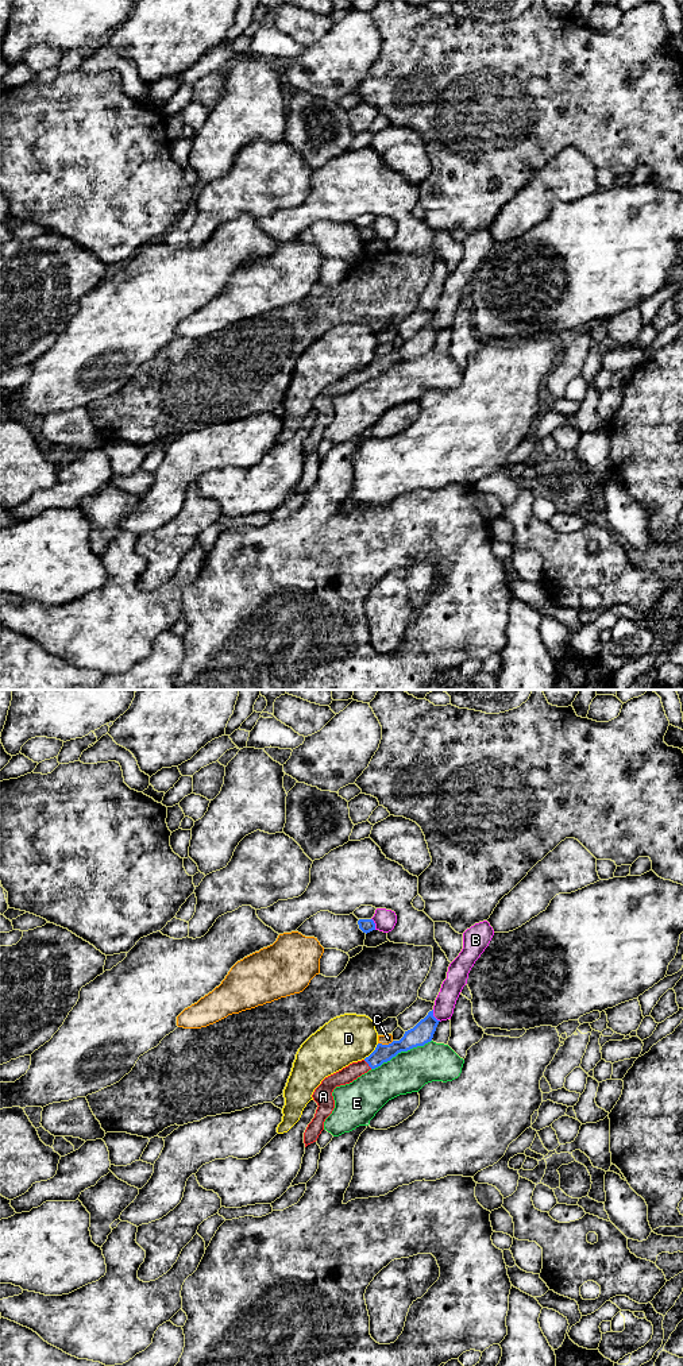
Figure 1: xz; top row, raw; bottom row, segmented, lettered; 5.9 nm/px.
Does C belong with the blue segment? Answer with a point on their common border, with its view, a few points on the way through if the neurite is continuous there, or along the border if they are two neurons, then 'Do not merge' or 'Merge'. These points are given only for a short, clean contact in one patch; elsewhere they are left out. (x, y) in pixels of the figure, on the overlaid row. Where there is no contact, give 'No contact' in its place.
Touches blue at xz (385, 1045). Boundary: xz (393, 1041), (378, 1044). Do not merge

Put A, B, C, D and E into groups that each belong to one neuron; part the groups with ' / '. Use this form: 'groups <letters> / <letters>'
groups A / B / C / D / E

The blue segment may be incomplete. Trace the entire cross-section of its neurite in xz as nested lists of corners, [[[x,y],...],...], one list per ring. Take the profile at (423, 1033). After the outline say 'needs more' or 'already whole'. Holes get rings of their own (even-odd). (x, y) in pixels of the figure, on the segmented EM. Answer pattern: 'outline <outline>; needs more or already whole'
outline [[[432,1010],[413,1029],[405,1031],[400,1041],[393,1041],[389,1045],[378,1043],[375,1050],[364,1060],[352,1062],[342,1070],[325,1077],[312,1095],[319,1107],[315,1118],[304,1132],[305,1147],[316,1142],[324,1130],[324,1122],[335,1108],[332,1092],[336,1087],[352,1083],[368,1070],[390,1061],[401,1051],[408,1051],[413,1047],[424,1046],[425,1043],[431,1042],[439,1022],[440,1020],[433,1016]]]; needs more

